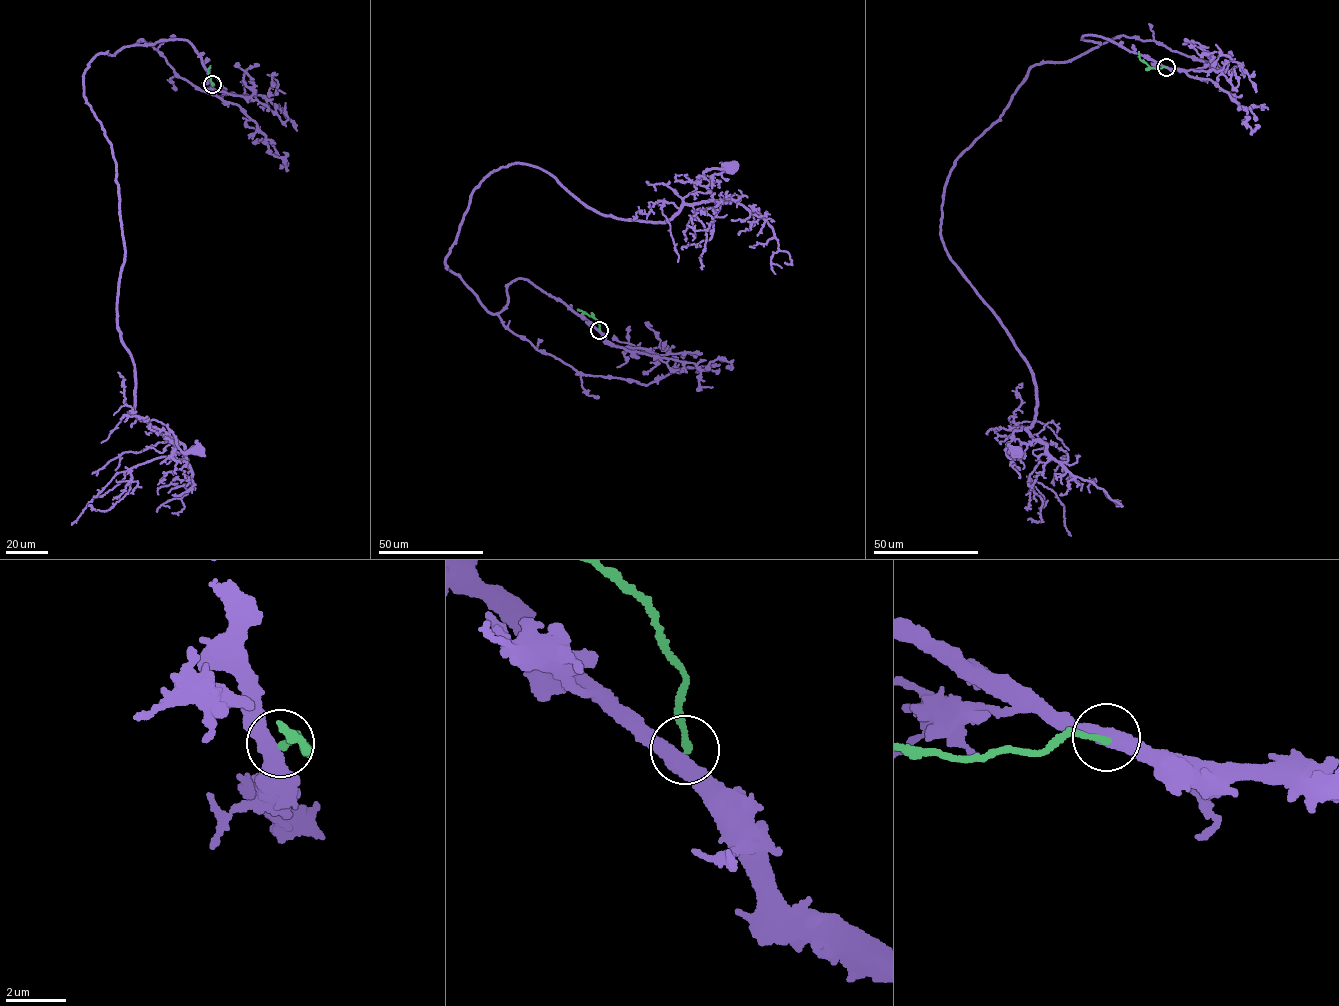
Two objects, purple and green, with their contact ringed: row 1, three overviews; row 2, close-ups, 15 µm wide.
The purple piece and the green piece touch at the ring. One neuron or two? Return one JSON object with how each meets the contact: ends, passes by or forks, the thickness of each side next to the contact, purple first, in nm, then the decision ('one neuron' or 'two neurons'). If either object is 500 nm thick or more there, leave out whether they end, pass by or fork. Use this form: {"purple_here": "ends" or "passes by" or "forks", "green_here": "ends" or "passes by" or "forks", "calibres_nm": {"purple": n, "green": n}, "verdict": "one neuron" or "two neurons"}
{"purple_here": "passes by", "green_here": "ends", "calibres_nm": {"purple": 480, "green": 200}, "verdict": "two neurons"}

